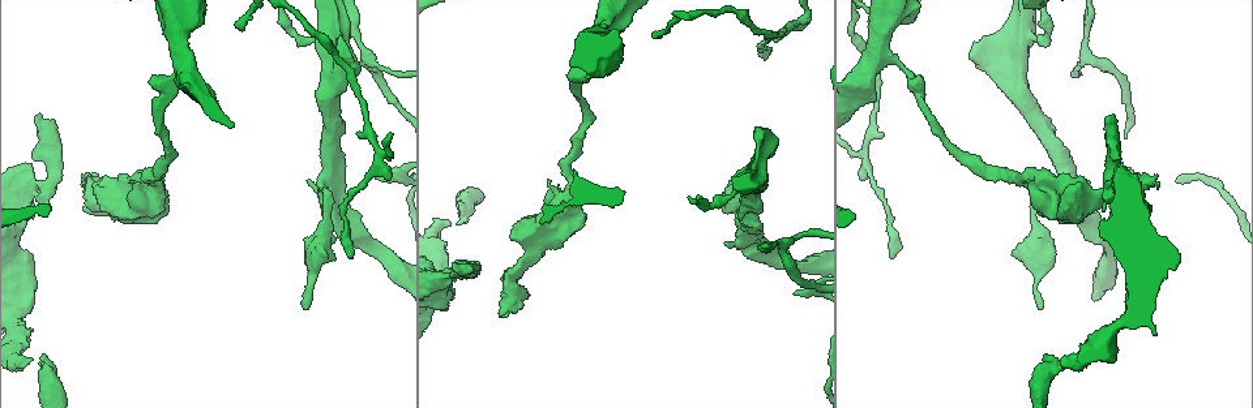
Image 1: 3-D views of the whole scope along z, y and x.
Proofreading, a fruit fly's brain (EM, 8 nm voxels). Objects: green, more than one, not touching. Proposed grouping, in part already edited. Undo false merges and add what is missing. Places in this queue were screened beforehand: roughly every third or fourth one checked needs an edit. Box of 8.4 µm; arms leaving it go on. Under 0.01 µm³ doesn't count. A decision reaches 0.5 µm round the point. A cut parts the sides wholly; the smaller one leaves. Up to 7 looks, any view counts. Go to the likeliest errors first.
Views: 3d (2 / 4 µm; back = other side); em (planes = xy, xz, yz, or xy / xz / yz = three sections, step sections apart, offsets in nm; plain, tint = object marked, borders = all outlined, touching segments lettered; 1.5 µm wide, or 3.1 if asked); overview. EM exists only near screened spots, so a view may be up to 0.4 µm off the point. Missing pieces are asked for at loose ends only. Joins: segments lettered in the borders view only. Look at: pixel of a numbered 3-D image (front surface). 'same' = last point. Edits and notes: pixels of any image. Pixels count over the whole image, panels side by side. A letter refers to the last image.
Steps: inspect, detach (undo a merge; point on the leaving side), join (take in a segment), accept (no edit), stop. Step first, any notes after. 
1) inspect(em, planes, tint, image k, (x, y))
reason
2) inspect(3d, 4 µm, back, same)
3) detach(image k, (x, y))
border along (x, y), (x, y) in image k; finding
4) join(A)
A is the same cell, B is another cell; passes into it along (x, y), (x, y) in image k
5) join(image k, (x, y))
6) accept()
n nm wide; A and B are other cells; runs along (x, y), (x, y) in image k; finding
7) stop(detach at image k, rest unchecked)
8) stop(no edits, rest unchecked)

inspect(em, xz, step 4, borders, image 1, (377, 156))

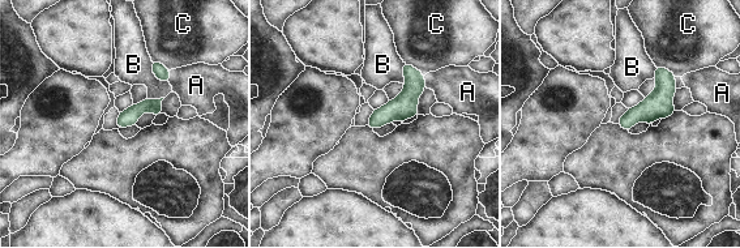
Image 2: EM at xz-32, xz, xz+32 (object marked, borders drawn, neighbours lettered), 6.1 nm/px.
accept()
A, B and C are other cells; runs along (418, 75), (413, 90), (373, 125) in image 2; continuous, no second cell

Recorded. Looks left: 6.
inspect(em, planes, borders, image 1, (238, 28))
tapers out

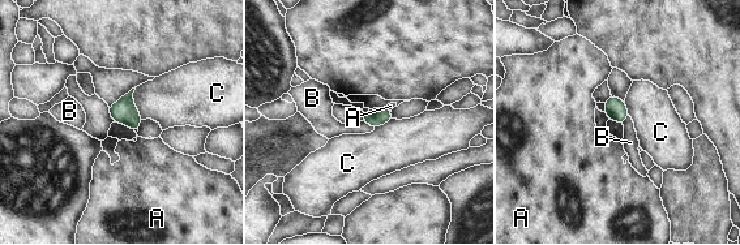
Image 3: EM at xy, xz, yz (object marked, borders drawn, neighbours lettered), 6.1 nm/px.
accept()
110 nm wide; A, B and C are other cells; no lettered segment goes on from it

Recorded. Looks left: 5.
inspect(3d, 4 µm, image 1, (326, 225))
calibre changes

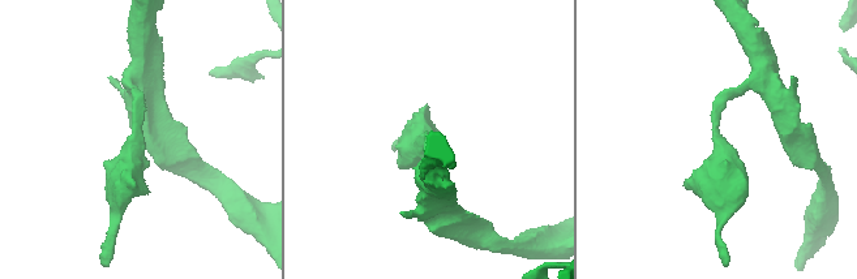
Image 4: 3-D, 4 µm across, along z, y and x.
inspect(em, planes, tint, image 4, (721, 144))
need the tissue

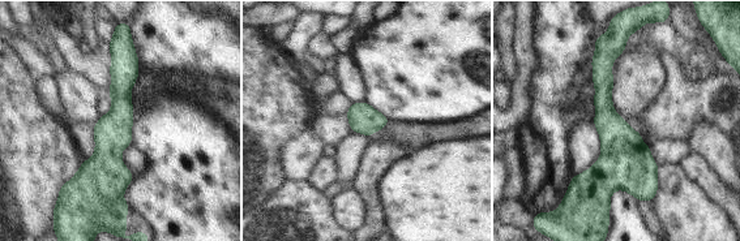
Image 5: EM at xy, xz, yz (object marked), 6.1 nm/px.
inspect(em, planes, borders, same)
see the neighbours

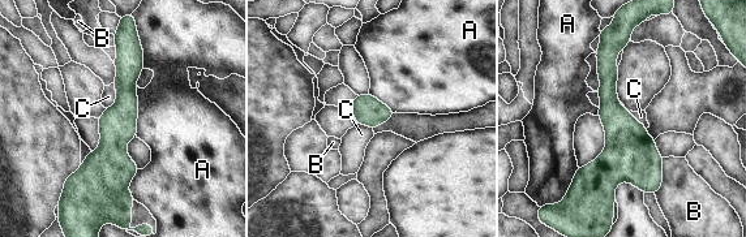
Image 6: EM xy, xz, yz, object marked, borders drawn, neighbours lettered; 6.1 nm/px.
accept()
A, B and C are other cells; runs along (133, 47), (110, 159), (110, 201) in image 6; continuous, no second cell

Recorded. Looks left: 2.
stop(no edits, rest unchecked)

